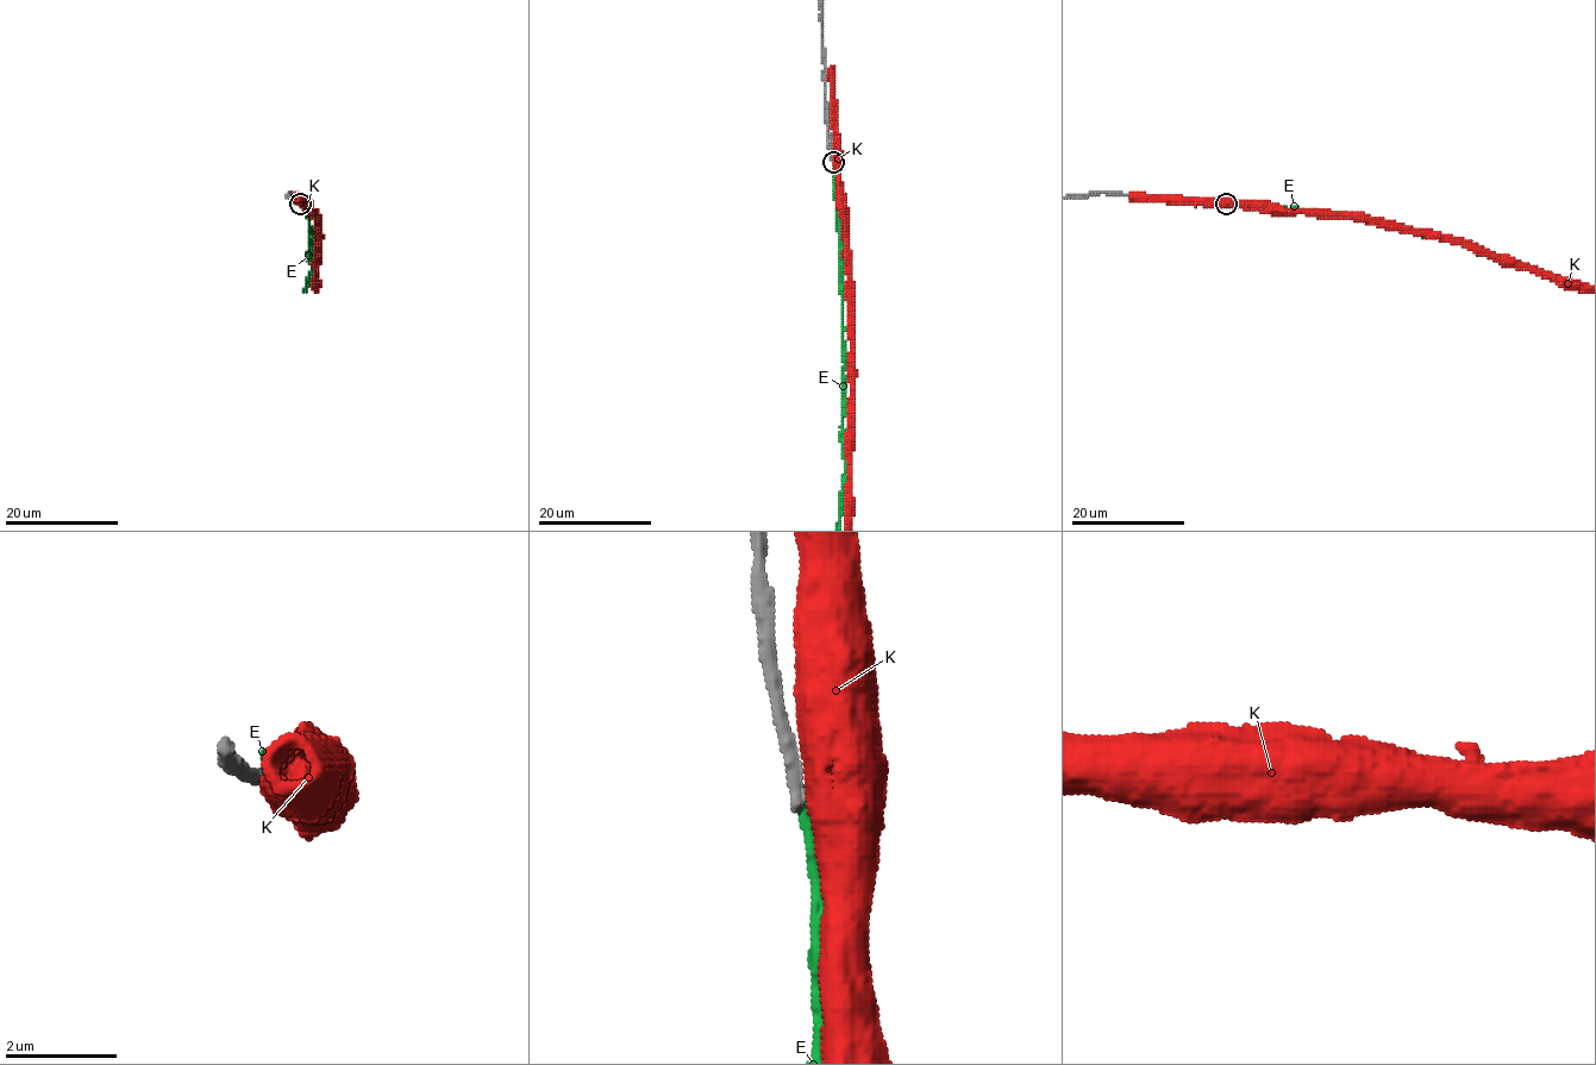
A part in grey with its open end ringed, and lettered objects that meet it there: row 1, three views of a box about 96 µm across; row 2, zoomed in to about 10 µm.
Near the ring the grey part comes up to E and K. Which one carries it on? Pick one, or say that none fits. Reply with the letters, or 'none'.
none

